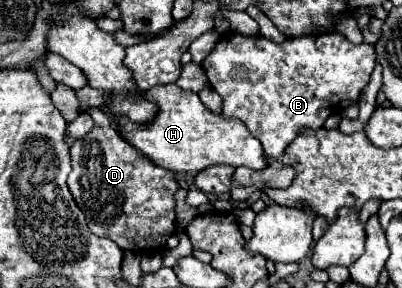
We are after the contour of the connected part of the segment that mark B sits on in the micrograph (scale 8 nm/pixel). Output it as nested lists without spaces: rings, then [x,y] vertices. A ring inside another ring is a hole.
[[[226,32],[214,50],[204,60],[204,70],[210,86],[222,96],[222,116],[240,120],[250,134],[254,134],[264,154],[270,158],[280,158],[286,146],[296,138],[302,128],[318,130],[324,126],[324,120],[332,114],[346,110],[356,104],[362,90],[370,82],[370,74],[376,66],[374,46],[370,44],[352,44],[342,34],[318,34],[318,36],[296,36],[286,38],[282,44],[276,44],[264,36],[244,36],[236,32]]]

